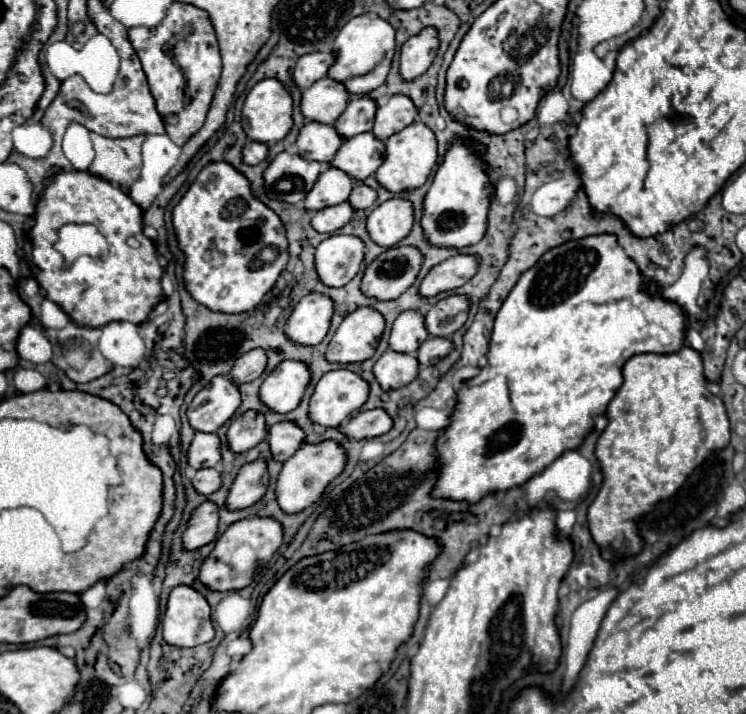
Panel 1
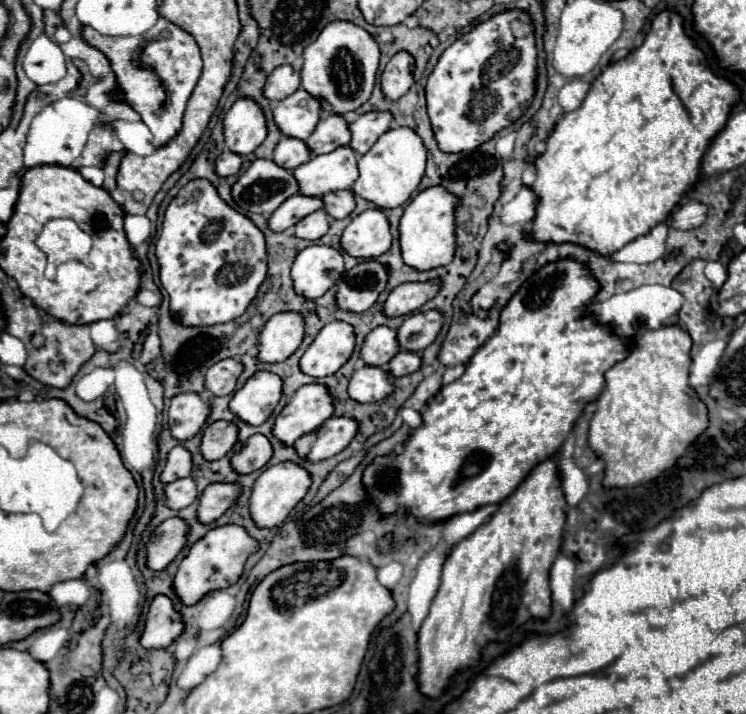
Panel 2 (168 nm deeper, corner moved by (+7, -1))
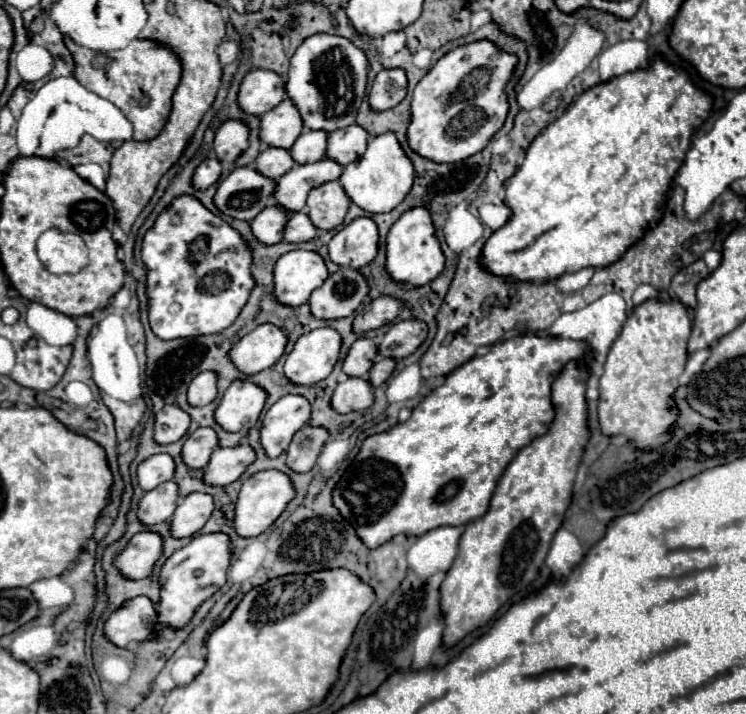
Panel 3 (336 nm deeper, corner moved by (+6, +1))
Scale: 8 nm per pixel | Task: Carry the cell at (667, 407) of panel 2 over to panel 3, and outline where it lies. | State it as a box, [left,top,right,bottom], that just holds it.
[599,298,691,448]

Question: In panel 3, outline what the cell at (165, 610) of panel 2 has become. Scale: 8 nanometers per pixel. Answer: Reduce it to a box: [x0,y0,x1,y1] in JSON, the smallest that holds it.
[103,596,155,648]

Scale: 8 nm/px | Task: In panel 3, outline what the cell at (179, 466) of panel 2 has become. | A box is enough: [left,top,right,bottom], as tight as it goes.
[137,454,173,492]

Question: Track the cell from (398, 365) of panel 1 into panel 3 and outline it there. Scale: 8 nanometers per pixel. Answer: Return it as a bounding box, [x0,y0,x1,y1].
[331,378,373,414]

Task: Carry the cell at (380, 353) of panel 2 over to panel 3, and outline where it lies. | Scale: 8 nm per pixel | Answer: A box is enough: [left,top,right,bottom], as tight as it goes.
[343,338,377,378]

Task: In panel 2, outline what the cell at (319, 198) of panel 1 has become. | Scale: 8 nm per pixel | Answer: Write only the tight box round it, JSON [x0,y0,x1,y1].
[270,194,324,232]

